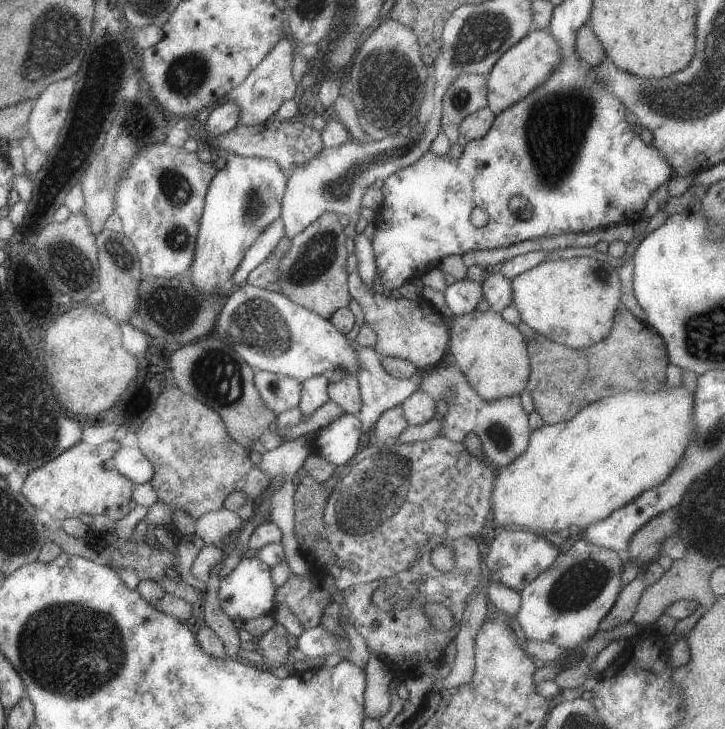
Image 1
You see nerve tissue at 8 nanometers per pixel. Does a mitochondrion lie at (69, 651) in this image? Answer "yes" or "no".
yes

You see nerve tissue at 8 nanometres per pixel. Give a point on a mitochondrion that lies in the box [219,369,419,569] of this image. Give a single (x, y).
(373, 493)

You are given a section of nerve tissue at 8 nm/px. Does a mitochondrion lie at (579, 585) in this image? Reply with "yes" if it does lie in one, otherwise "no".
yes

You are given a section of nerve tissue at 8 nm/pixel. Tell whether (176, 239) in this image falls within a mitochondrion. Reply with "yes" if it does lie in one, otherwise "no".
yes

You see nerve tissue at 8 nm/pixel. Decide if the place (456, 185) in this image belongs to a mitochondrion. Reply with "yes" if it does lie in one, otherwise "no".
no

